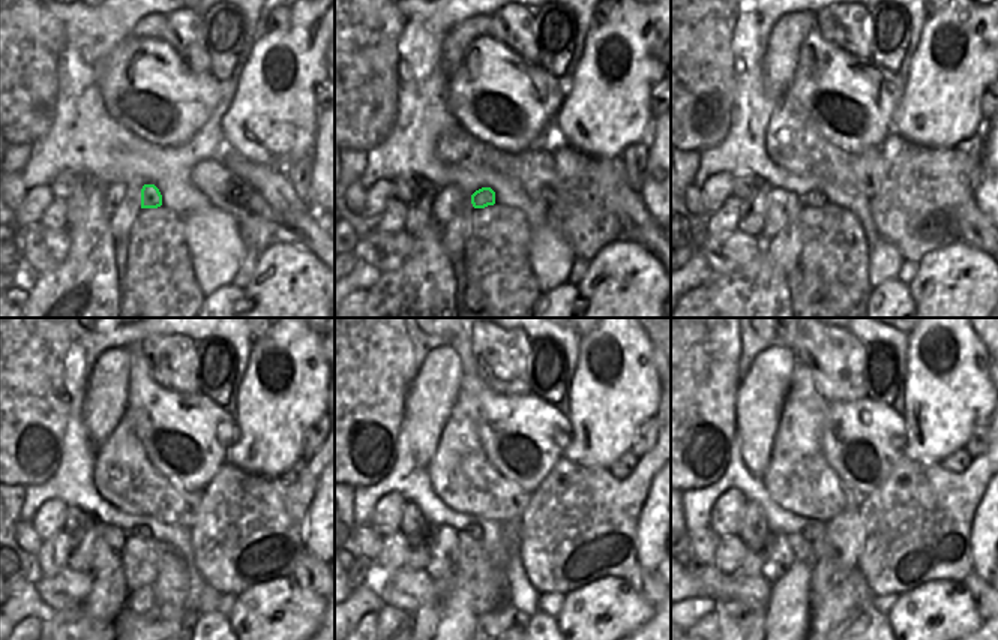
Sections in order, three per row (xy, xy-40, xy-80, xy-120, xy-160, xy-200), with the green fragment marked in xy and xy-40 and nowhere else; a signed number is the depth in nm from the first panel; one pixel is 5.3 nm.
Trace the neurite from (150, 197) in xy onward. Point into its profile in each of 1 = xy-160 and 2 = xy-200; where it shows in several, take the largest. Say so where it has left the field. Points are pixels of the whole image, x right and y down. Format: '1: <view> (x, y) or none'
1: xy-160 (476, 532)
2: xy-200 (808, 531)

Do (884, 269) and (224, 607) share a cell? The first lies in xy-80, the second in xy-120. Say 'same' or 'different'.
different

